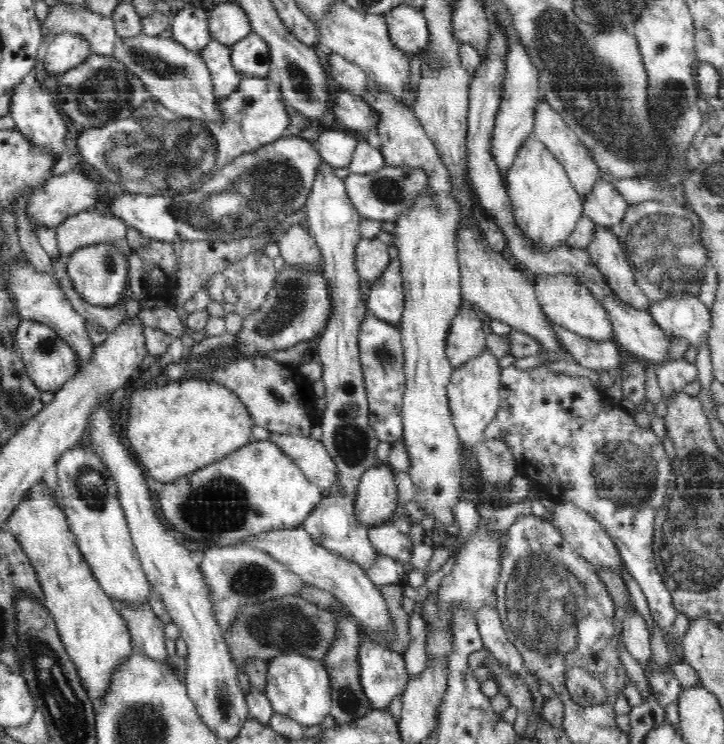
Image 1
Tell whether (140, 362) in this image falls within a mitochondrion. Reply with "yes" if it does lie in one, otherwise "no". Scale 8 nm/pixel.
no

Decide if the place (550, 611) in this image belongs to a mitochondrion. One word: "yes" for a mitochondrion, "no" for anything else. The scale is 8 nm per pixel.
yes

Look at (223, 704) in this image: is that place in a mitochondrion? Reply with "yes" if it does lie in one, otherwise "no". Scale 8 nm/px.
yes

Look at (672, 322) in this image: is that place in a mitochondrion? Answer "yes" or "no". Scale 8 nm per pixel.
no

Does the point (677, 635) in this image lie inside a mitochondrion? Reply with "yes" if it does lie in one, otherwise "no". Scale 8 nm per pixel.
no

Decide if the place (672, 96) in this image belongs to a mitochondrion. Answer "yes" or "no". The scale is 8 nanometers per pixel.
yes

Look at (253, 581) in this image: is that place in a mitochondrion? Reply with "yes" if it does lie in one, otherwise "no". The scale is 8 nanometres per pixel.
yes

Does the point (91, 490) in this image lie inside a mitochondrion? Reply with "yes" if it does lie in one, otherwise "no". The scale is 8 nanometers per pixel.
yes

